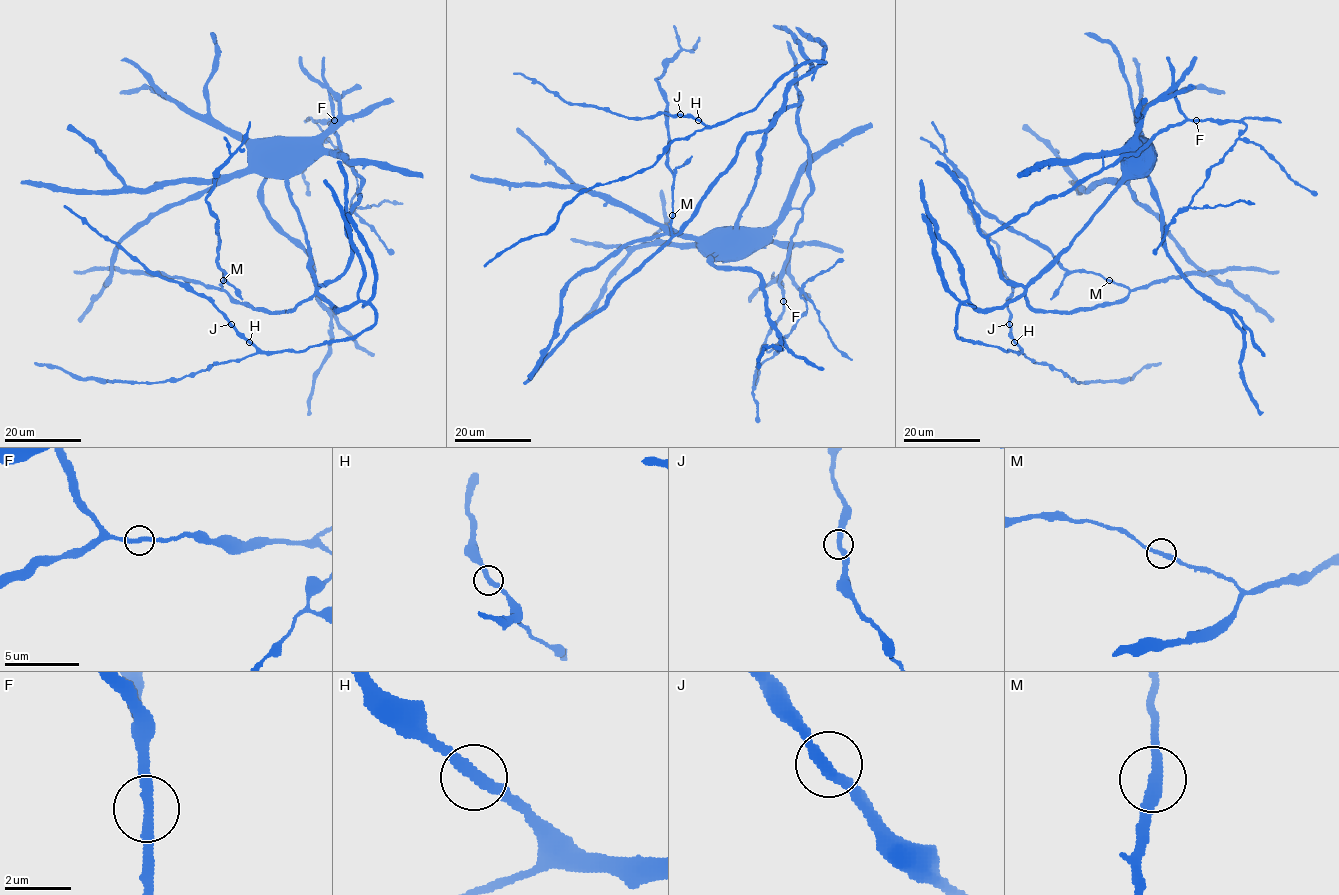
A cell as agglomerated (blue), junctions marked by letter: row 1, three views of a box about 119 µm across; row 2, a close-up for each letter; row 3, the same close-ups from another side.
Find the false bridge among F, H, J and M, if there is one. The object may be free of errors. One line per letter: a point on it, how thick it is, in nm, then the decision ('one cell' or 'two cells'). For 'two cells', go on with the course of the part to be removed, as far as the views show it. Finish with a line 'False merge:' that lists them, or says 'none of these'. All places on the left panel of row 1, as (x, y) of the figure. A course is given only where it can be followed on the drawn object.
F: place (334, 120); calibre 320 nm; one cell
H: place (249, 342); calibre 320 nm; one cell
J: place (231, 324); calibre 320 nm; one cell
M: place (223, 280); calibre 320 nm; one cell
False merge: none of these

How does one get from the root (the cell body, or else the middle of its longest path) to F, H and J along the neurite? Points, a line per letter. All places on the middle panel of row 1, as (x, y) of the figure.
F: (762, 238), (755, 239), (772, 239), (788, 249), (788, 264), (779, 276), (783, 301)
H: (762, 238), (737, 218), (765, 130), (784, 92), (825, 62), (792, 68), (752, 110), (698, 120)
J: (762, 238), (737, 218), (765, 130), (784, 92), (825, 62), (792, 68), (753, 109), (715, 125), (680, 114)

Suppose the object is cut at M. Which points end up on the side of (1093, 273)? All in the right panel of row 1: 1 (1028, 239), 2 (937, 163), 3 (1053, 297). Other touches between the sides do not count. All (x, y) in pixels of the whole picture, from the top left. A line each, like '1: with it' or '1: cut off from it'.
1: with it
2: cut off from it
3: with it

